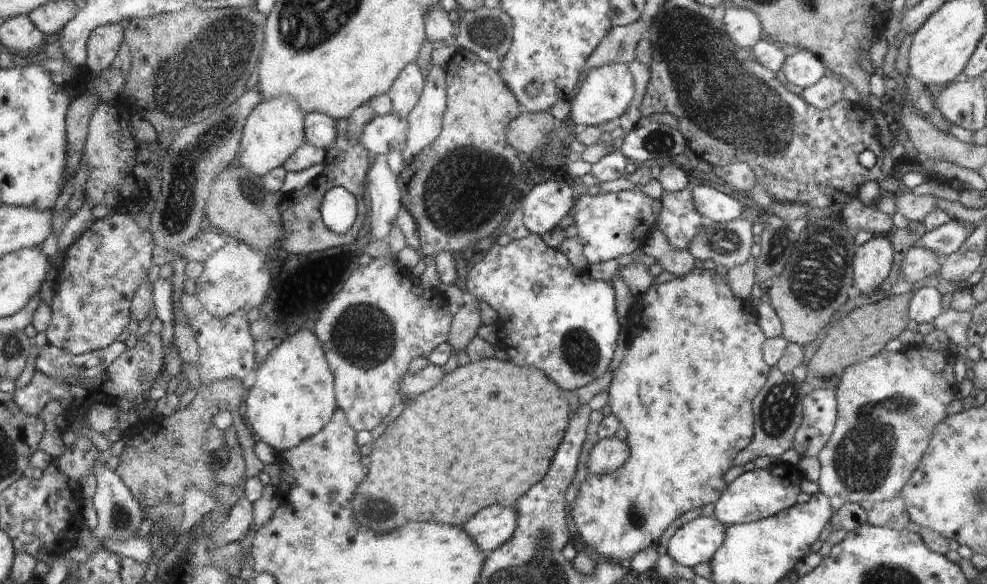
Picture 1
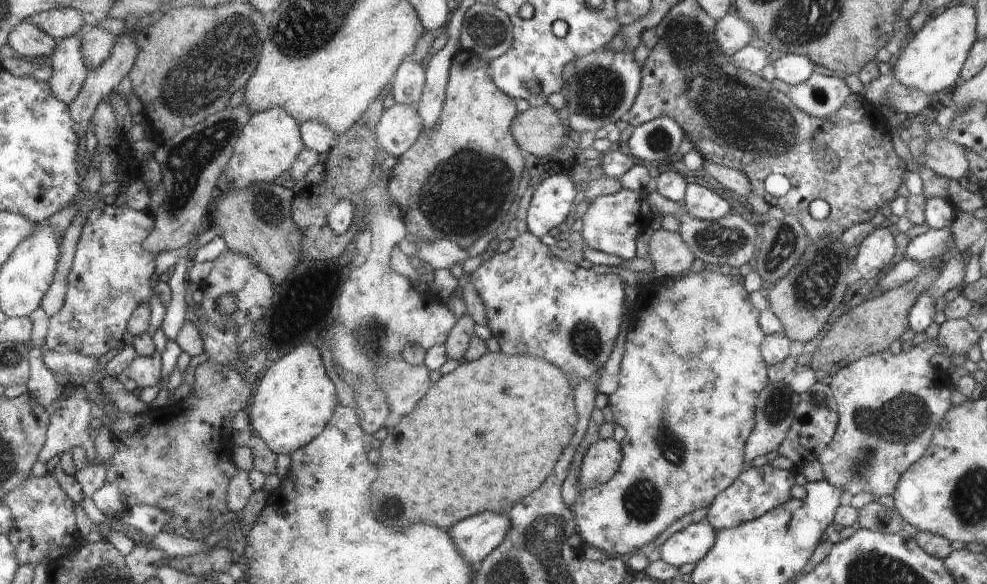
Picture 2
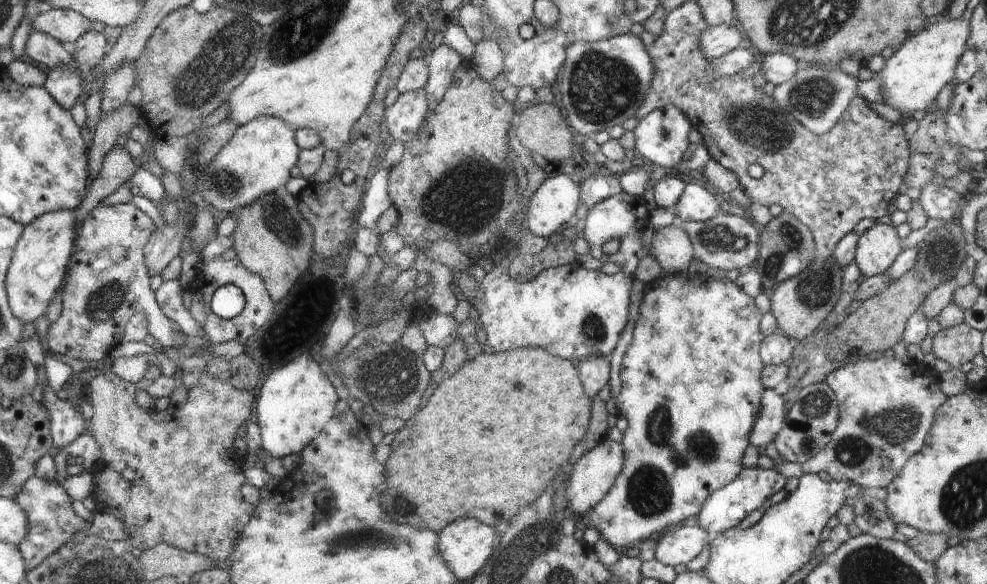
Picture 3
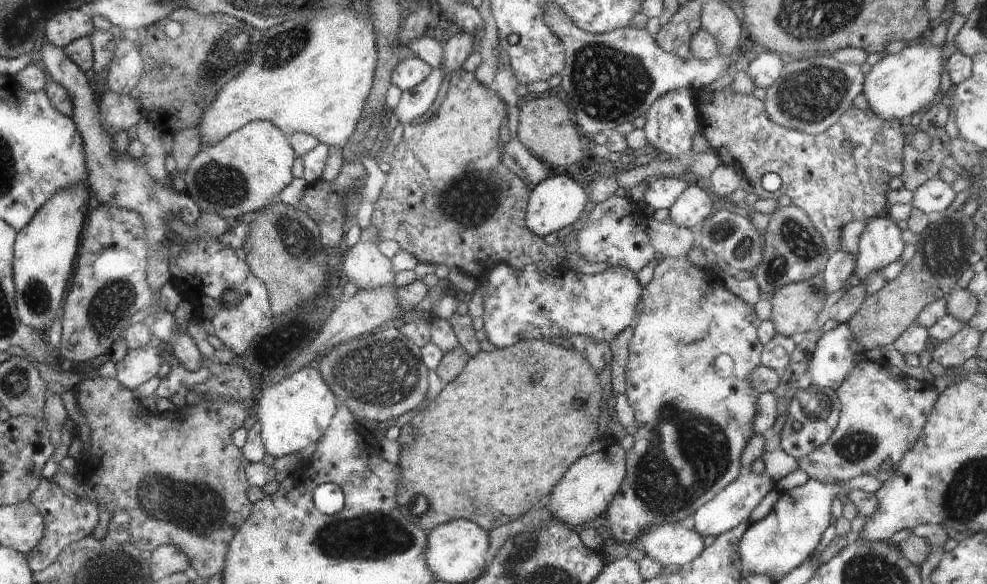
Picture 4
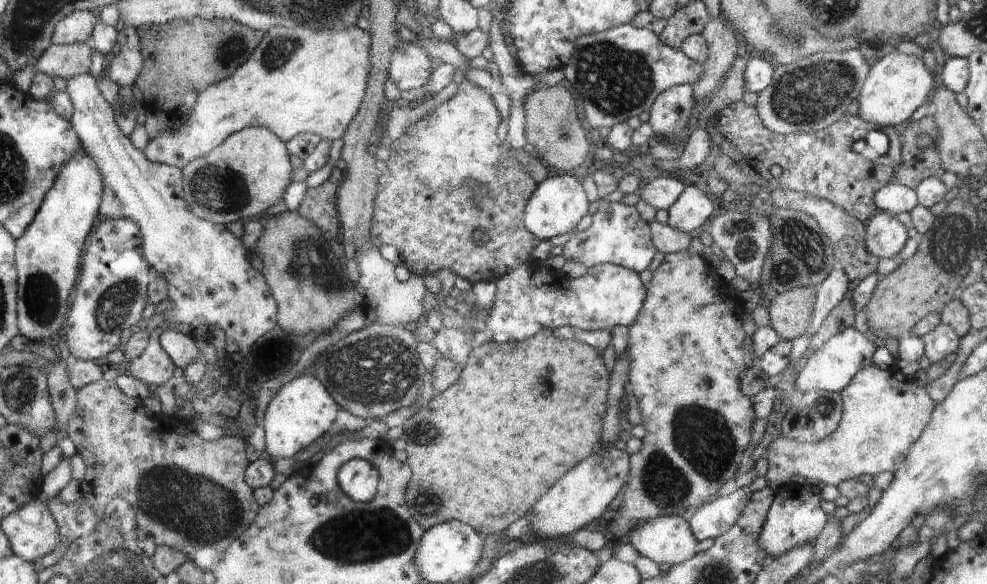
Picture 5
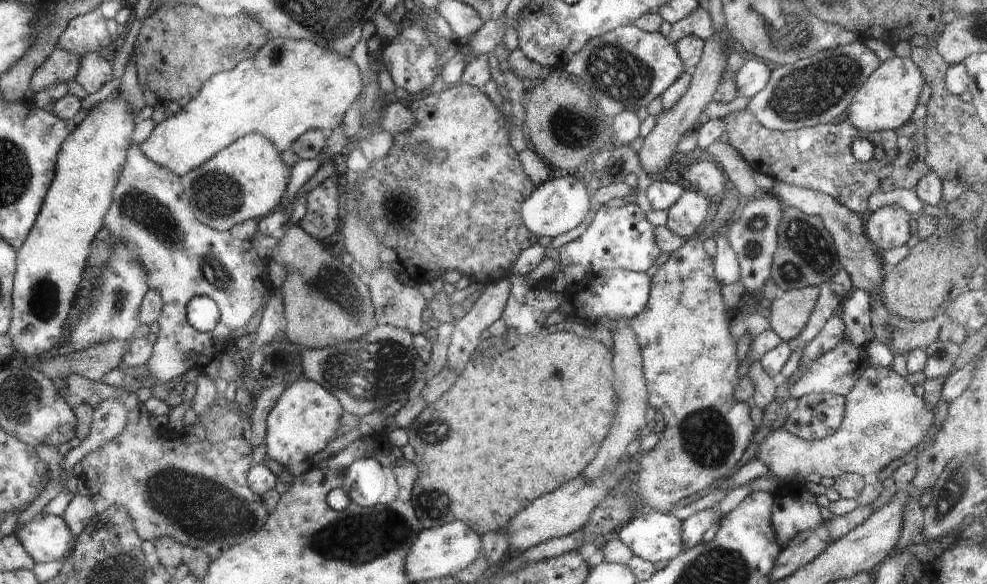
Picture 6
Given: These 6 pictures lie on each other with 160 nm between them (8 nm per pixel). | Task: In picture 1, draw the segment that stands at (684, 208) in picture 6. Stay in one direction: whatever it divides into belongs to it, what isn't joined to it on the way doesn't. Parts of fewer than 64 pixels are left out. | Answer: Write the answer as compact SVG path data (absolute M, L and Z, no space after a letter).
M693 186L692 196L699 213L709 223L727 223L740 219L743 213L743 204L728 194L719 192L710 186Z

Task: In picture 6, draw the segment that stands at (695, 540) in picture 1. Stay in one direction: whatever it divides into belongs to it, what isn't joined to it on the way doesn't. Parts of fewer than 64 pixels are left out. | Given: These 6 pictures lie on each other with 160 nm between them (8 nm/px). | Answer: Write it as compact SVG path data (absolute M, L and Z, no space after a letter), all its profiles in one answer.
M651 510L648 514L637 514L630 522L624 524L615 533L634 556L656 564L656 562L671 561L678 556L686 546L683 544L683 522L674 515Z

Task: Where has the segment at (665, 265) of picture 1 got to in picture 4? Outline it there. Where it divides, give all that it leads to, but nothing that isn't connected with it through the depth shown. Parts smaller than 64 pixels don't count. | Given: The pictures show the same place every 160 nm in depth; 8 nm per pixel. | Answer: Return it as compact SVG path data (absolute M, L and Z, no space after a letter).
M654 216L648 218L648 234L655 251L663 258L683 257L697 237L694 230L677 227L672 220L658 222Z

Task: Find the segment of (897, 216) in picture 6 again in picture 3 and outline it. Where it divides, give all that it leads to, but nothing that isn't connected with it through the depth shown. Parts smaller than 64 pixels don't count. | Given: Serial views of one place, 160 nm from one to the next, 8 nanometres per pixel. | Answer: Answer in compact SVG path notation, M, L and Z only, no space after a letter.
M876 222L863 232L855 250L856 264L861 279L885 273L894 259L902 252L895 226Z

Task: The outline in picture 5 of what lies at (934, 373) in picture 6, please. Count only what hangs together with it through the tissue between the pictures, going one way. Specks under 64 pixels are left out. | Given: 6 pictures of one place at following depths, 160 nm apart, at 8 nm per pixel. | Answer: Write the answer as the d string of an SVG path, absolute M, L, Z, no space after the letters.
M941 323L933 331L927 332L922 338L925 356L931 362L940 362L948 354L959 350L959 336L948 325Z

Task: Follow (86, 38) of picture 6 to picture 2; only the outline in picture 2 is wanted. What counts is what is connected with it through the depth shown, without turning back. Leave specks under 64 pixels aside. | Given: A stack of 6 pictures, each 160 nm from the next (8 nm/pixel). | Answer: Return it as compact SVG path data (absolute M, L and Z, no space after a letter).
M60 7L36 13L30 22L51 37L66 39L82 28L82 14L72 7Z

